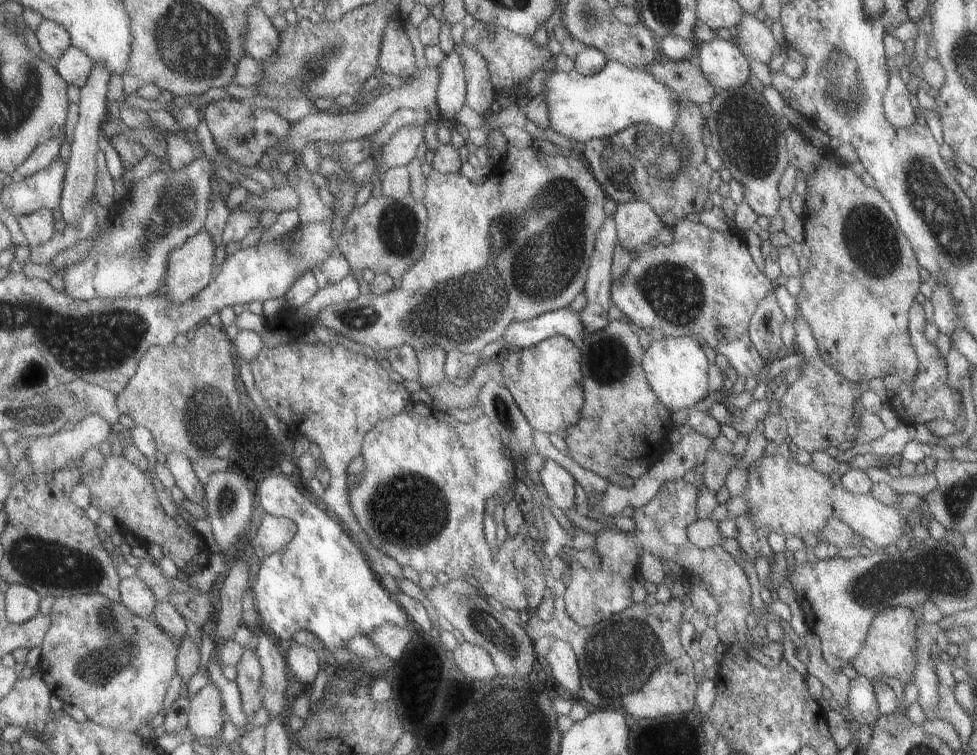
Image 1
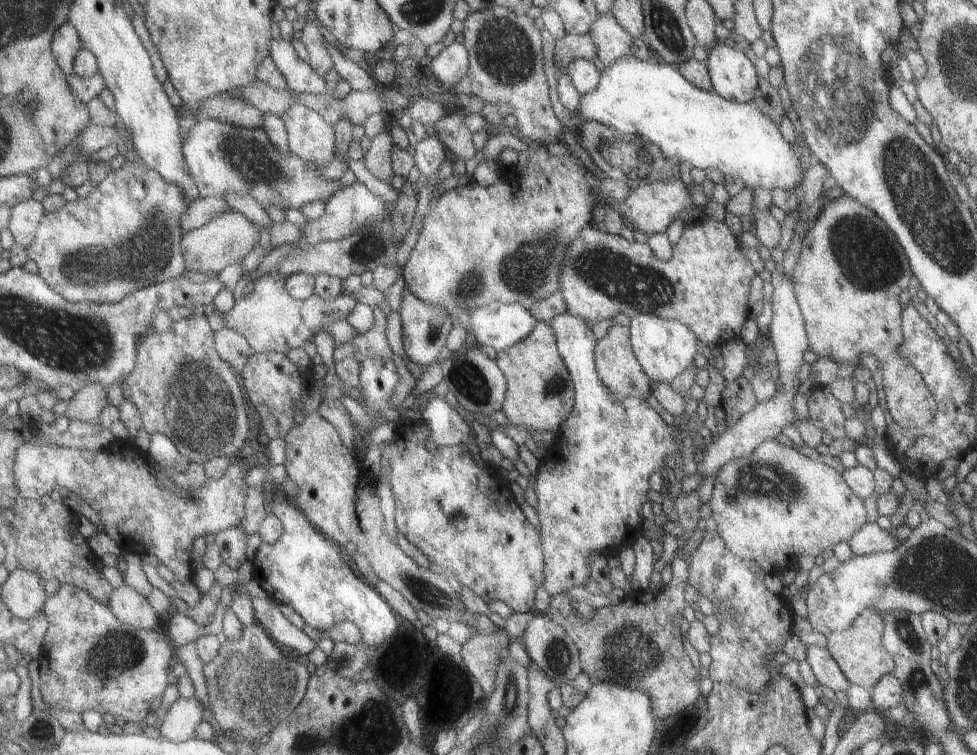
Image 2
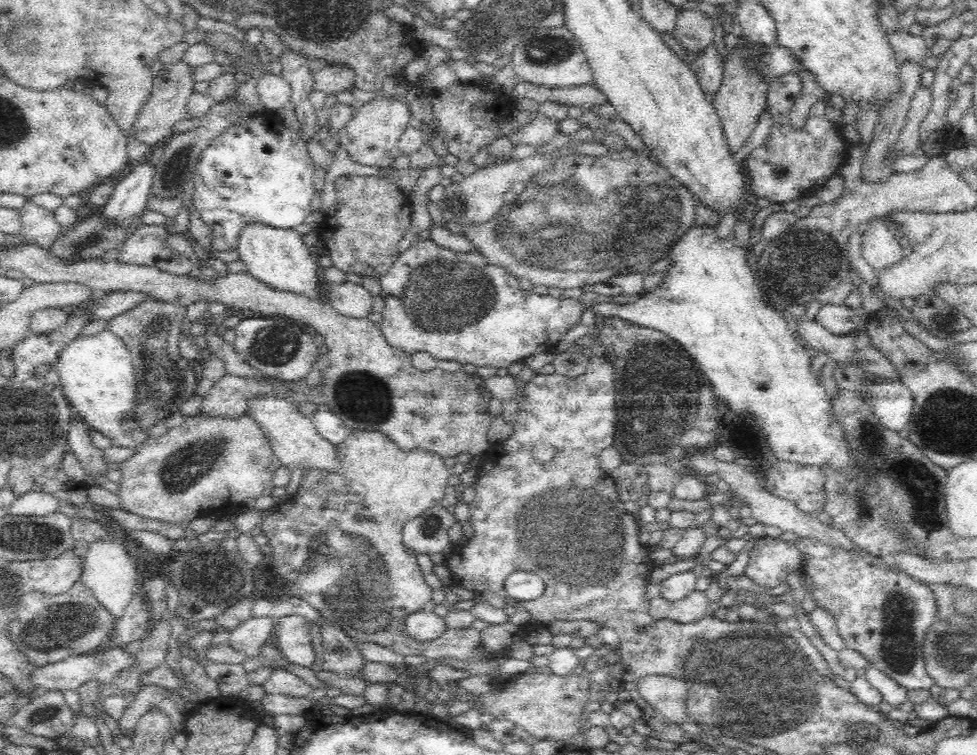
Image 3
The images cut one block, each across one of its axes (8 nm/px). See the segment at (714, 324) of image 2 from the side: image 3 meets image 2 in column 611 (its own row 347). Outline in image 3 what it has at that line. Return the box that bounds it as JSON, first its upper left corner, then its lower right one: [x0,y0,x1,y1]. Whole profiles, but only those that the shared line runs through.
[233,315,320,383]

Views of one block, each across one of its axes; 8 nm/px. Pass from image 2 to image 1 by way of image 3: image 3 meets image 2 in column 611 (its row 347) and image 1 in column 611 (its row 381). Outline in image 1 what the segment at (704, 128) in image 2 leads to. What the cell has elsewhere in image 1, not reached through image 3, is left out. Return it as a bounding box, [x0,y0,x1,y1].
[544,60,680,142]

